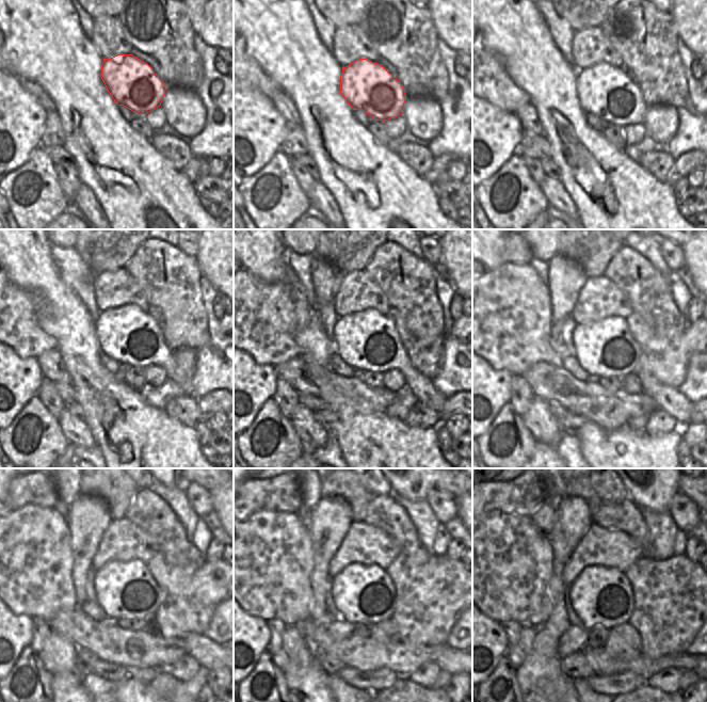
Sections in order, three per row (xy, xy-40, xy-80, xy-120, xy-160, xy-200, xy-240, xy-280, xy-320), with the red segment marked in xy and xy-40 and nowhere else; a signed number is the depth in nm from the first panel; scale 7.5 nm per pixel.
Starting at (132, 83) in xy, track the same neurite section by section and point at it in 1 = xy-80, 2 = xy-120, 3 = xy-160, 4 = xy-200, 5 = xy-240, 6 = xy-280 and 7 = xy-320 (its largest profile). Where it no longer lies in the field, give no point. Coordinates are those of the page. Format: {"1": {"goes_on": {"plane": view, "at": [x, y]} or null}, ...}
{"1": {"goes_on": {"plane": "xy-80", "at": [607, 92]}}, "2": {"goes_on": {"plane": "xy-120", "at": [127, 334]}}, "3": {"goes_on": {"plane": "xy-160", "at": [367, 340]}}, "4": {"goes_on": {"plane": "xy-200", "at": [606, 348]}}, "5": {"goes_on": {"plane": "xy-240", "at": [122, 589]}}, "6": {"goes_on": {"plane": "xy-280", "at": [362, 592]}}, "7": {"goes_on": {"plane": "xy-320", "at": [601, 596]}}}

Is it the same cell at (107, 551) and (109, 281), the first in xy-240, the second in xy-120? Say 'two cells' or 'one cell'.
one cell

